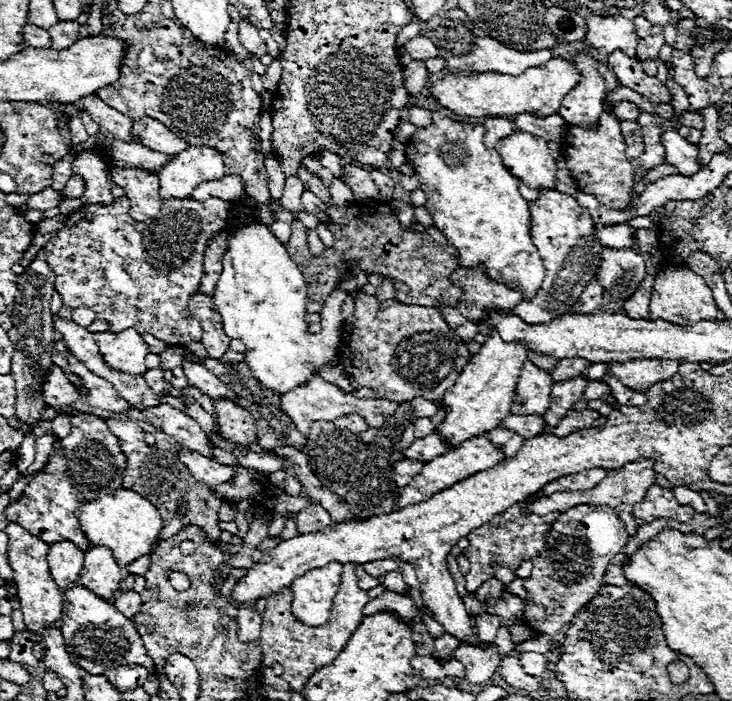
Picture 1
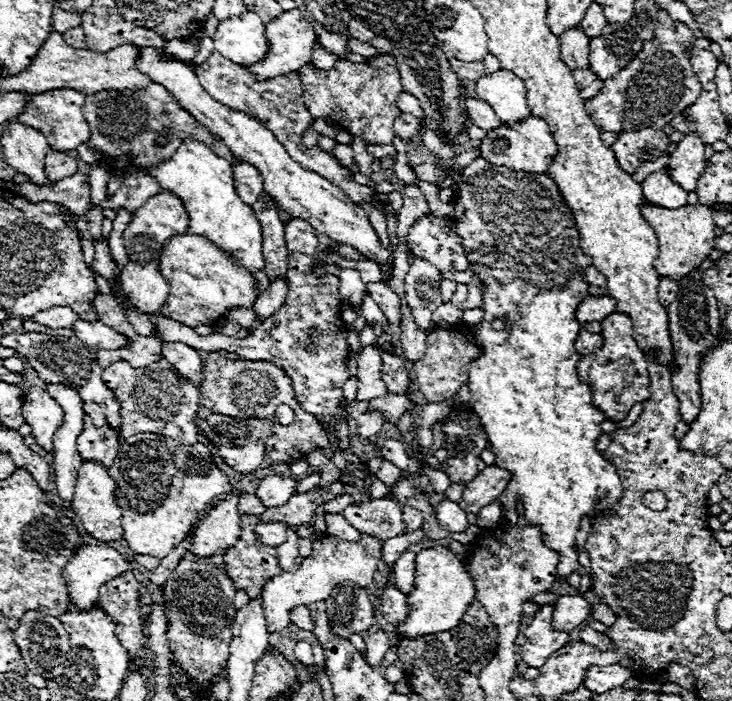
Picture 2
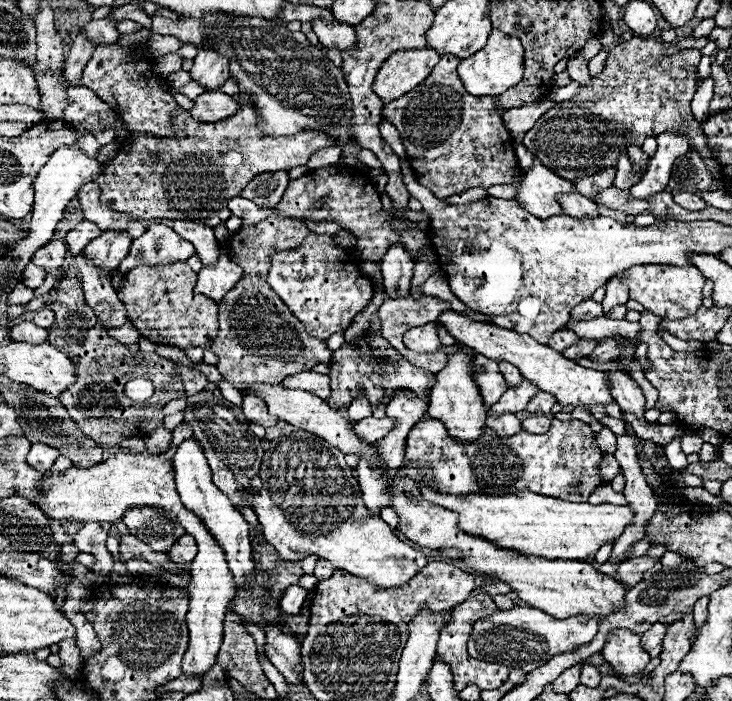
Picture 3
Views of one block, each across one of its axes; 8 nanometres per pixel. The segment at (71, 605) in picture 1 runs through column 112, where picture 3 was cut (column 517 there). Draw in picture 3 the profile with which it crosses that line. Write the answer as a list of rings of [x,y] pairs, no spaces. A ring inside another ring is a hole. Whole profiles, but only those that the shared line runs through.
[[[514,606],[512,610],[498,610],[492,616],[484,616],[474,624],[468,640],[468,652],[472,658],[492,664],[504,664],[508,668],[522,668],[524,672],[536,670],[556,654],[574,652],[580,646],[590,644],[596,638],[596,618],[574,616],[556,620],[538,608]]]

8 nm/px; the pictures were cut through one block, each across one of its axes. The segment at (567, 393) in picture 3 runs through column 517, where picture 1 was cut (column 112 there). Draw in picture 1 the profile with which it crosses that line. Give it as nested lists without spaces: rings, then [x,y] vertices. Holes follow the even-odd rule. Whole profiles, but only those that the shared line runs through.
[[[126,328],[124,332],[96,332],[94,334],[100,354],[104,356],[106,364],[116,370],[130,372],[130,374],[144,374],[144,358],[150,352],[148,344],[134,328]]]

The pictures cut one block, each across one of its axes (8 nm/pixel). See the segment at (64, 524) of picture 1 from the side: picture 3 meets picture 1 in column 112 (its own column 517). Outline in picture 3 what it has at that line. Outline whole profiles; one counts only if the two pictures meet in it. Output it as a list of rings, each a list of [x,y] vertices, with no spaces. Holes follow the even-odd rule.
[[[554,418],[552,428],[540,436],[524,430],[510,438],[484,434],[470,444],[452,440],[442,422],[424,420],[410,430],[406,444],[408,462],[428,462],[422,466],[422,470],[428,472],[424,480],[428,480],[428,484],[440,492],[452,492],[458,496],[466,492],[508,494],[532,490],[544,496],[586,502],[588,496],[602,484],[602,476],[596,466],[600,460],[600,448],[592,438],[590,426],[580,420],[562,422]]]

